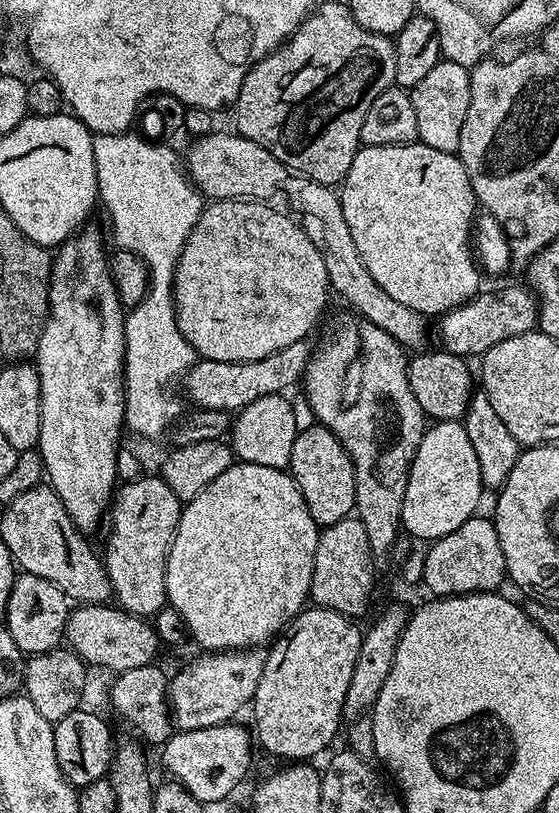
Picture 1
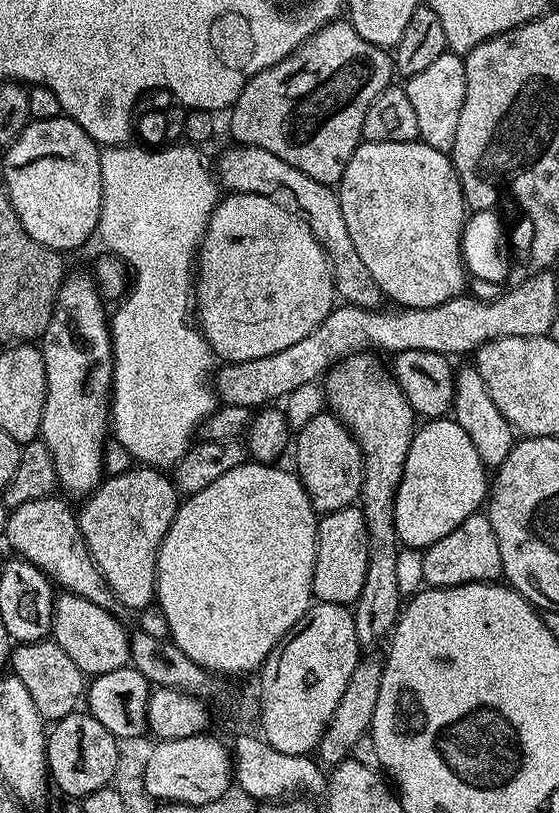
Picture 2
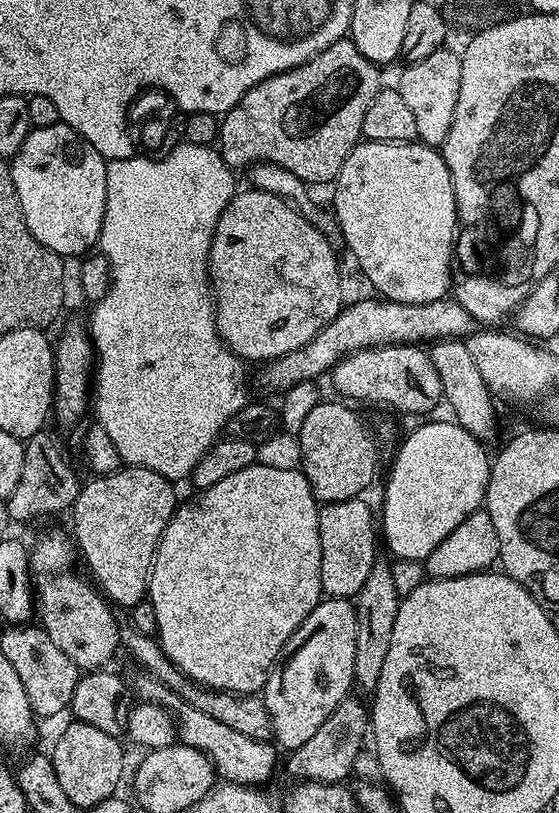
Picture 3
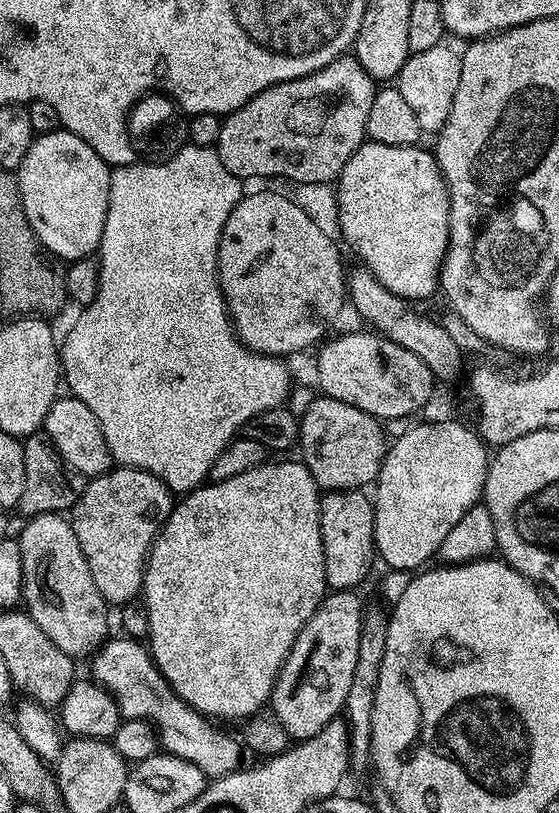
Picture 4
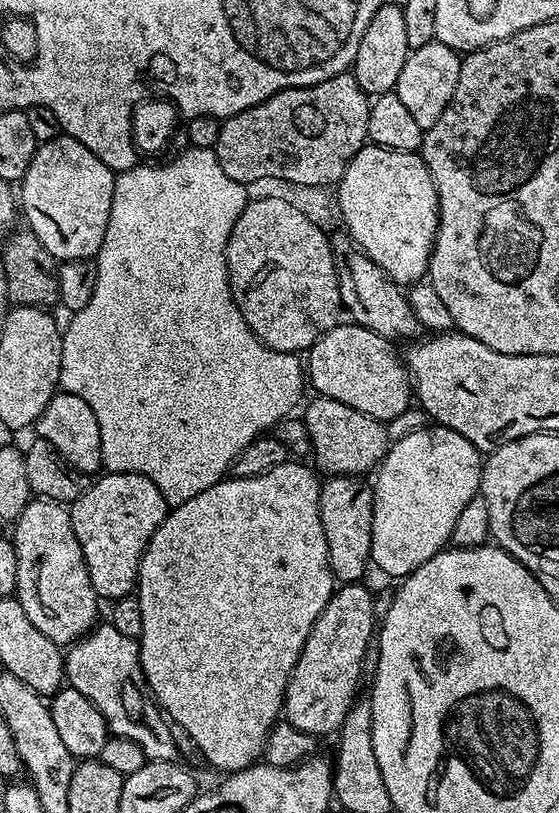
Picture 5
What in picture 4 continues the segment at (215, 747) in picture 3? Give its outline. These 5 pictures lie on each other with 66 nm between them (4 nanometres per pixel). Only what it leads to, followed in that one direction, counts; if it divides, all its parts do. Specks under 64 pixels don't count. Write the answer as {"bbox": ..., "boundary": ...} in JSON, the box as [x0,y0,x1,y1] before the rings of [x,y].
{"bbox":[91,638,242,778],"boundary":[[[109,638],[100,645],[100,649],[91,657],[92,672],[91,679],[101,684],[106,691],[116,700],[116,705],[124,720],[147,720],[151,722],[157,733],[159,743],[162,745],[163,751],[170,756],[177,756],[188,762],[194,762],[194,766],[198,766],[198,770],[202,770],[205,777],[215,778],[225,776],[231,772],[235,772],[241,767],[240,748],[242,752],[242,744],[239,739],[236,740],[228,732],[223,732],[211,719],[205,718],[199,712],[193,710],[182,697],[172,689],[172,685],[165,679],[163,674],[156,669],[156,663],[152,660],[152,653],[141,641],[131,638]]]}

